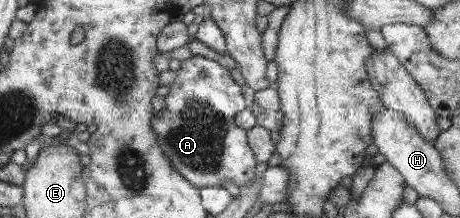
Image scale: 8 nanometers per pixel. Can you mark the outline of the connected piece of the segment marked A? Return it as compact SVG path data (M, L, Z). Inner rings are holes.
M192 56L180 64L176 78L168 85L168 93L163 97L165 106L157 112L151 128L159 138L159 146L180 176L185 177L196 188L219 186L222 182L232 182L237 187L249 184L255 178L256 159L247 143L247 132L234 125L234 116L246 109L240 88L230 80L228 70L212 60Z

